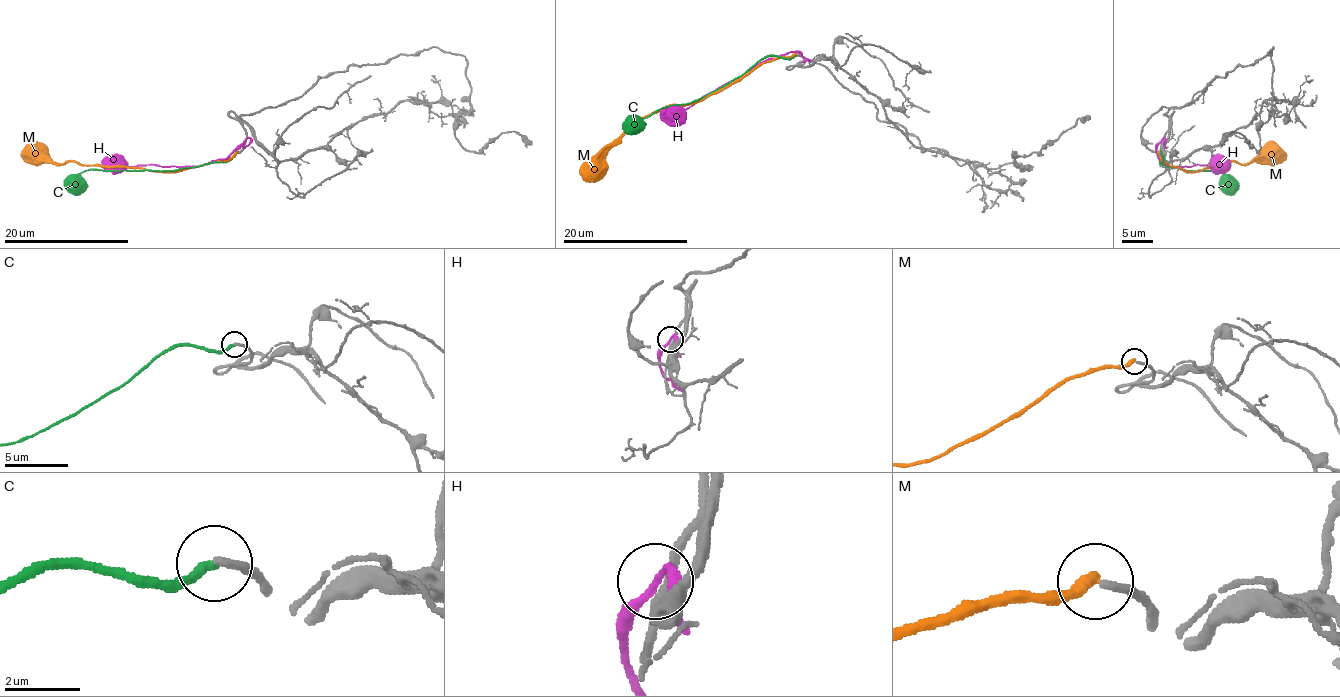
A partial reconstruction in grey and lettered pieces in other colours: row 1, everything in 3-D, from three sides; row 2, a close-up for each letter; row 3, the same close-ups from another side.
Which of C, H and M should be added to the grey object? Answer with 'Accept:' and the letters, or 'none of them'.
Accept: C

